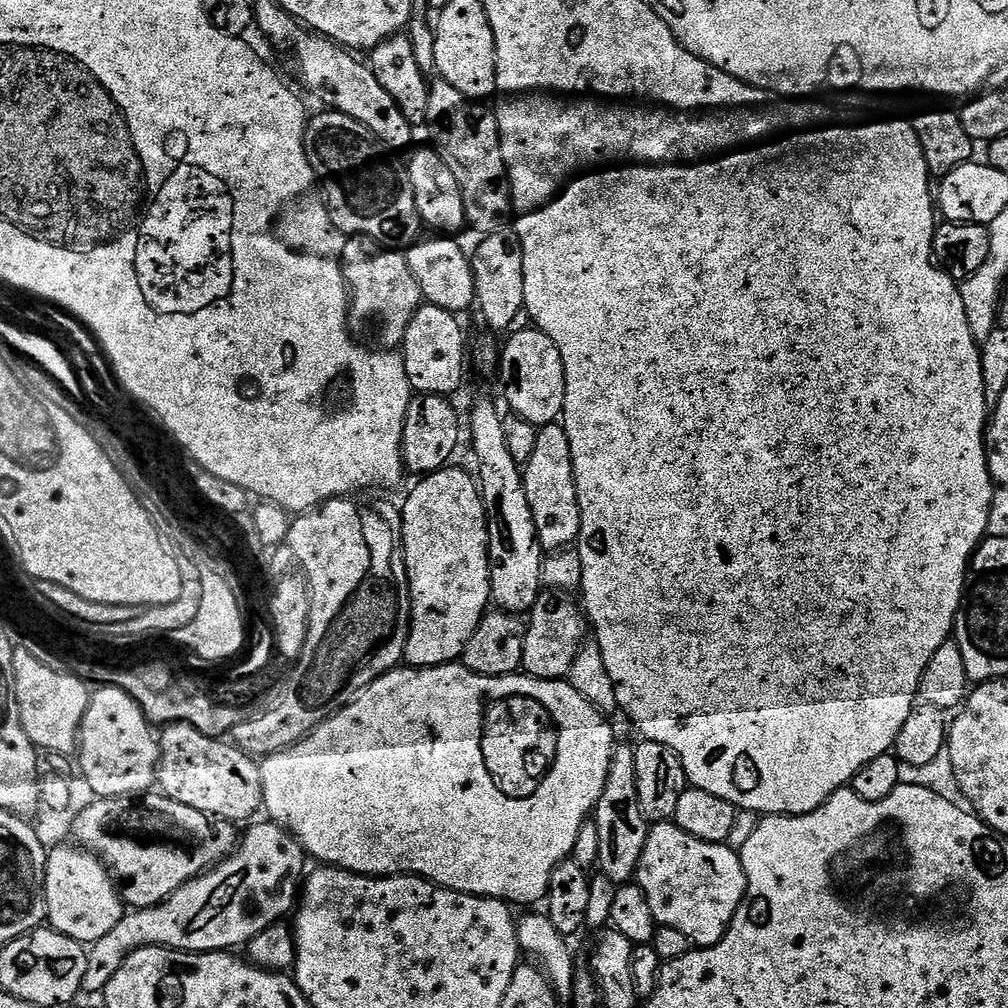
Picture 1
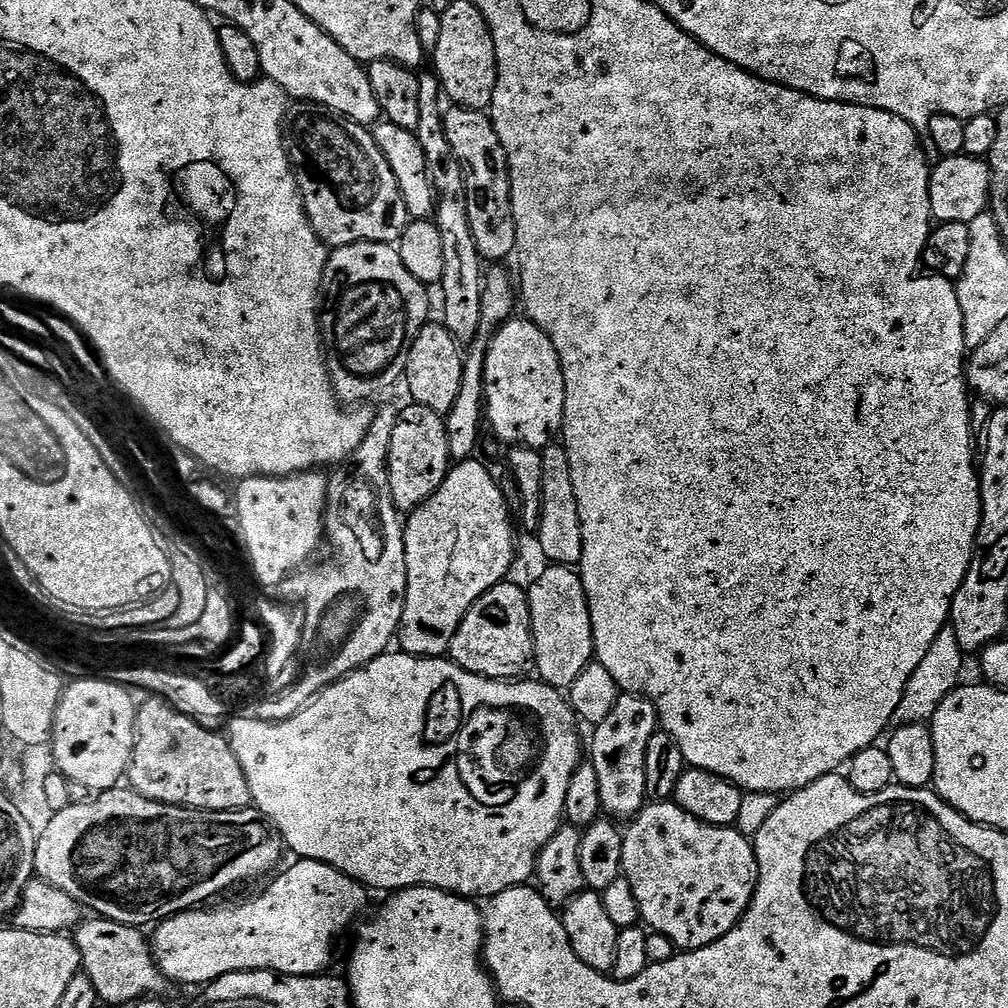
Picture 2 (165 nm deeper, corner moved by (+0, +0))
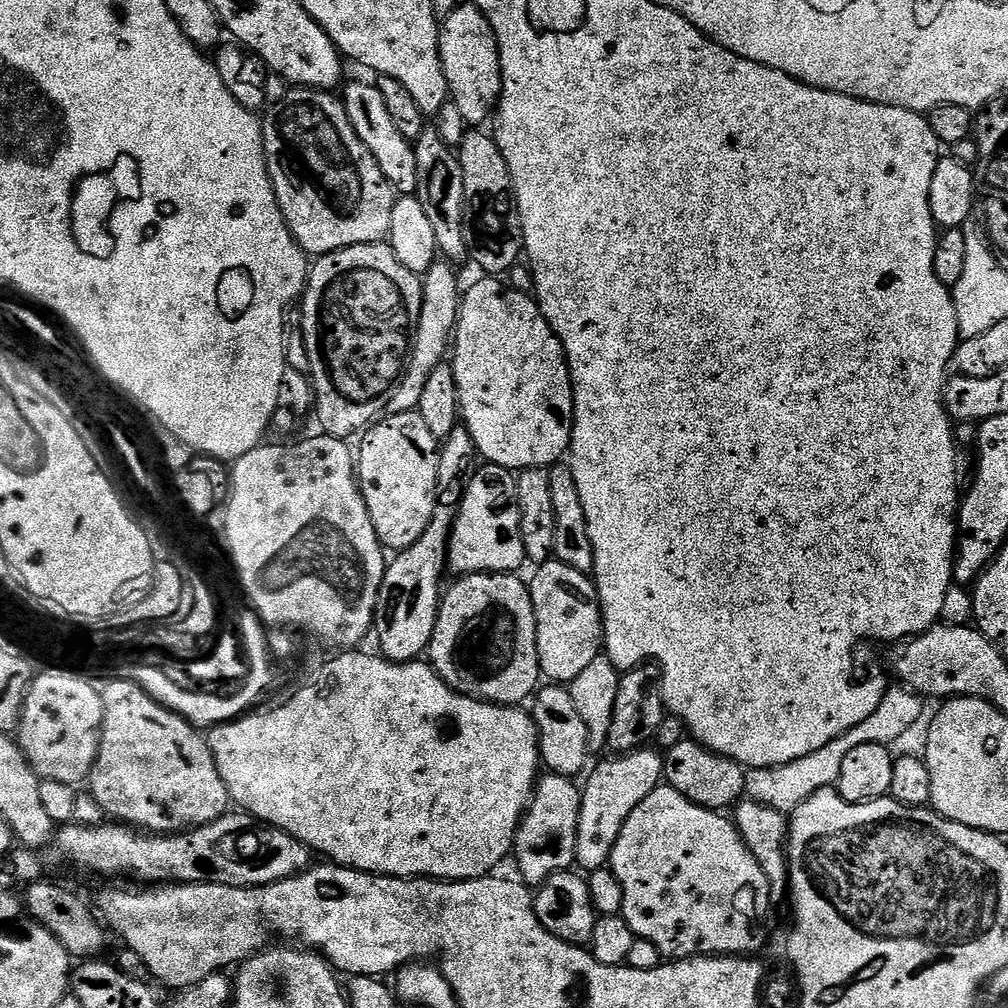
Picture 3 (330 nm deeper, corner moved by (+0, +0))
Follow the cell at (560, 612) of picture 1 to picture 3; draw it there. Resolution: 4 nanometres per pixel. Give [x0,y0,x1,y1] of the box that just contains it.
[530,558,604,686]

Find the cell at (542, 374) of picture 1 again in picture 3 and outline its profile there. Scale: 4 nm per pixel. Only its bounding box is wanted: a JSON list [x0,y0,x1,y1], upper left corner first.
[450,278,572,470]

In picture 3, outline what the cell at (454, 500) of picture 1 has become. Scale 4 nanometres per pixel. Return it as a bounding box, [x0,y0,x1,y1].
[447,463,525,574]

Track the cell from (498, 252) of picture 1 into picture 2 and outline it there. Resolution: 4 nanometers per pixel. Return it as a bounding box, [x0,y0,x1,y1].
[415,71,516,462]

